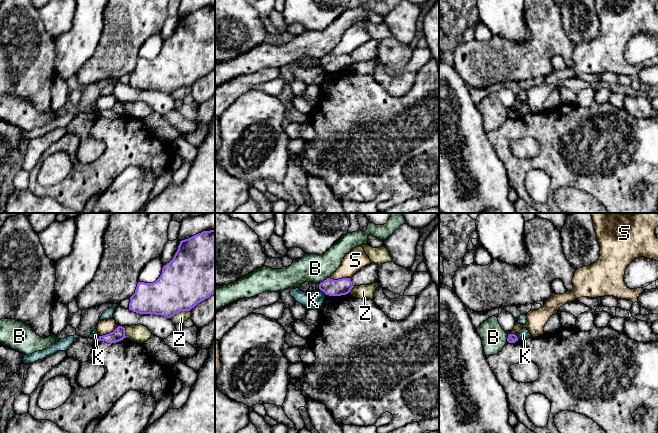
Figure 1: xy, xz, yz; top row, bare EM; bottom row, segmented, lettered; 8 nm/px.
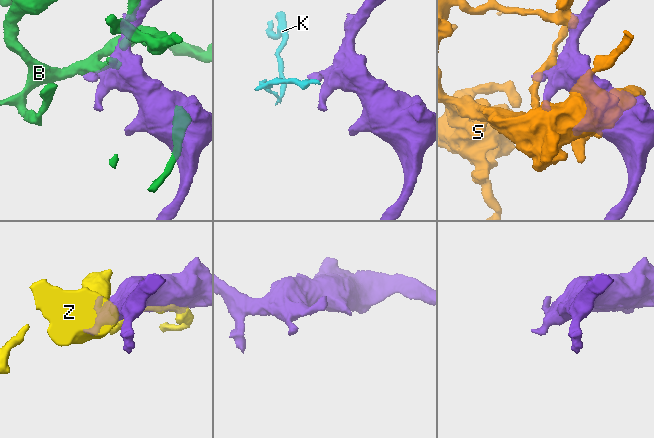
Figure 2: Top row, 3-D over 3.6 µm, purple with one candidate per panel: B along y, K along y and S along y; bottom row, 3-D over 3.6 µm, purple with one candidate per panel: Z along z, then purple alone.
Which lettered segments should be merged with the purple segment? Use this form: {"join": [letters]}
{"join": []}

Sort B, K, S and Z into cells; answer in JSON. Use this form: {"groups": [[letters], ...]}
{"groups": [["B"], ["K"], ["S"], ["Z"]]}

